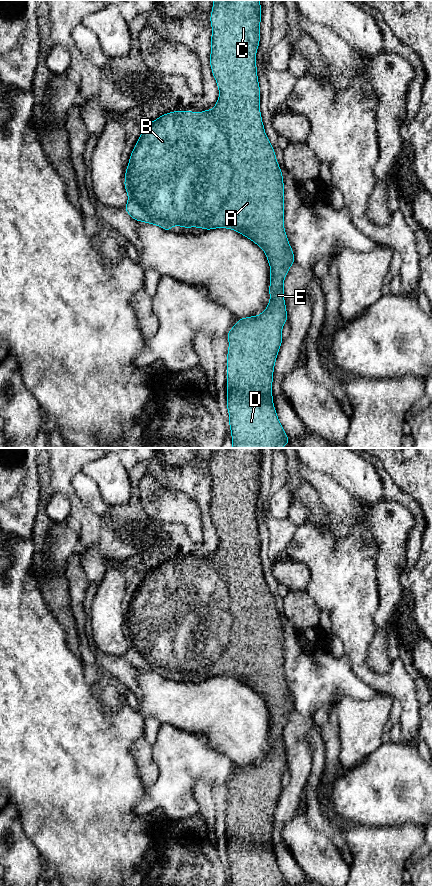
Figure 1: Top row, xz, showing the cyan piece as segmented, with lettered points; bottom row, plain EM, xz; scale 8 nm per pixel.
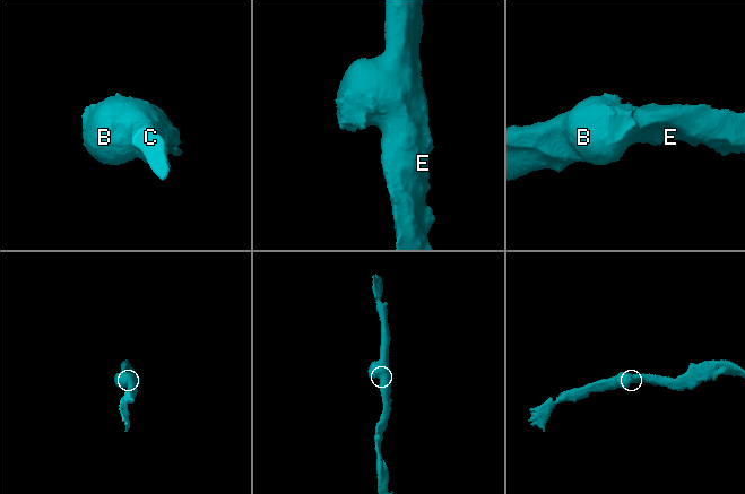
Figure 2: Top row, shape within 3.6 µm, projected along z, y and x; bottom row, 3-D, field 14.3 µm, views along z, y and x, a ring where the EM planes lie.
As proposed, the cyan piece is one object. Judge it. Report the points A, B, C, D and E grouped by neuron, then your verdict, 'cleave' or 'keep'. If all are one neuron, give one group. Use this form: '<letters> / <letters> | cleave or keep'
A B C D E | keep

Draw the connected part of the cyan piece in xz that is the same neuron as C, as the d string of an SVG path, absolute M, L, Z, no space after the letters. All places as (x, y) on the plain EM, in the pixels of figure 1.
M213 448L212 459L210 463L212 476L211 483L211 501L210 515L213 525L216 528L219 538L219 546L213 557L204 558L199 561L188 559L172 559L161 563L156 568L148 571L137 588L135 595L129 605L129 611L125 619L124 635L128 643L128 649L125 659L135 669L145 670L159 674L160 676L171 679L172 674L183 676L203 676L212 678L217 676L232 677L258 693L266 702L270 714L270 748L266 757L257 764L249 764L238 767L236 772L227 781L229 789L227 801L227 859L229 861L229 875L232 886L288 886L283 874L279 870L276 857L273 851L272 831L274 814L282 792L281 781L283 774L288 768L286 751L284 748L284 727L288 722L290 715L294 712L294 700L288 689L284 676L284 630L280 614L276 608L276 602L268 584L265 581L264 572L260 559L260 533L258 530L256 501L260 491L260 471L261 471L261 452L260 448Z

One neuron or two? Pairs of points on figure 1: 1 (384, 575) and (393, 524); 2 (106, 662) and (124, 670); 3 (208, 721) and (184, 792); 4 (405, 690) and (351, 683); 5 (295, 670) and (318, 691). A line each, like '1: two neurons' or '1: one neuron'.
1: one neuron
2: one neuron
3: two neurons
4: two neurons
5: one neuron

